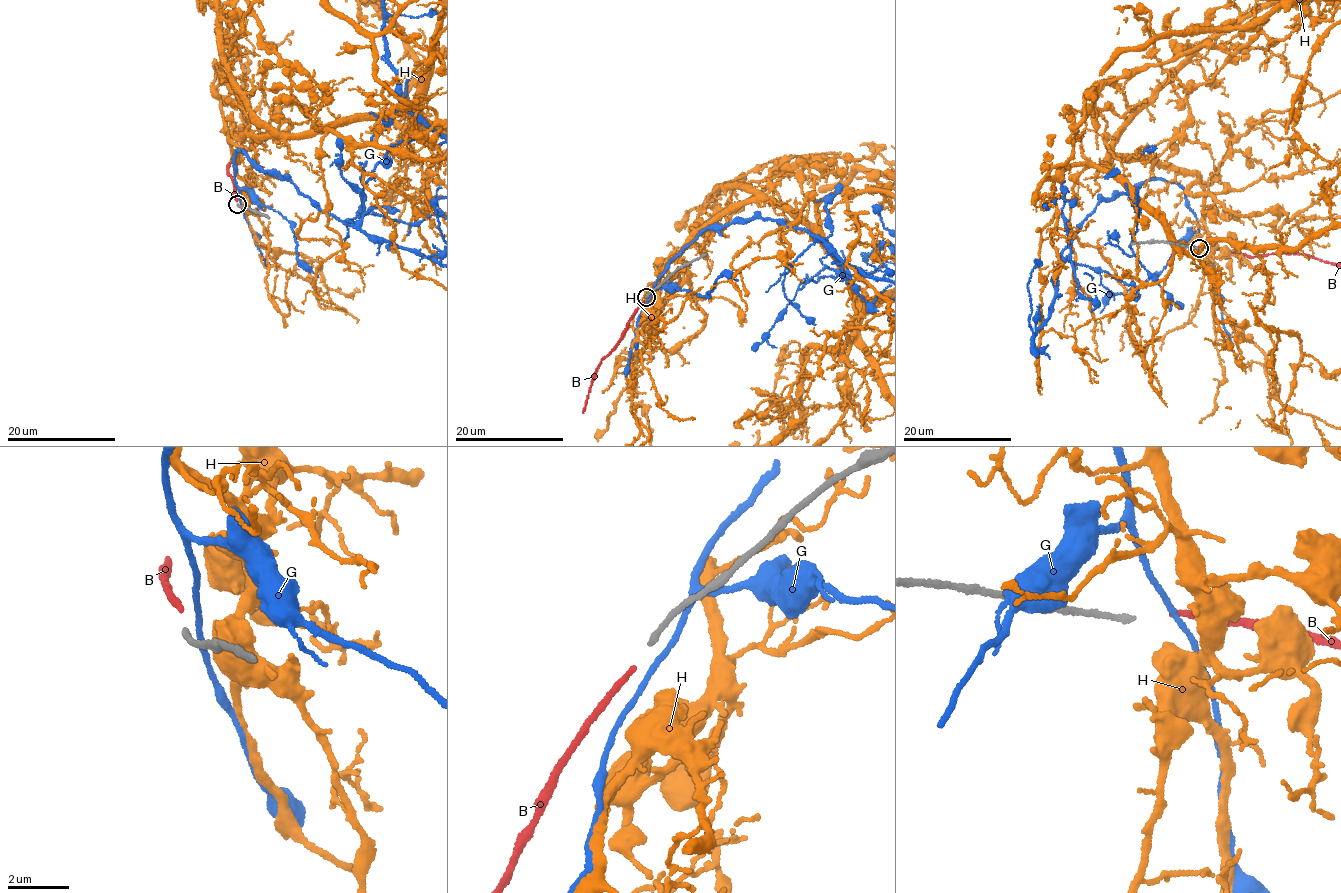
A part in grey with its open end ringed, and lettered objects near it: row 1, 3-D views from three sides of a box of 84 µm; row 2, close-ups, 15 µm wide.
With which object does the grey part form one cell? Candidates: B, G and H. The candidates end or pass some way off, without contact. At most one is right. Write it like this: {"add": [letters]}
{"add": ["B"]}

